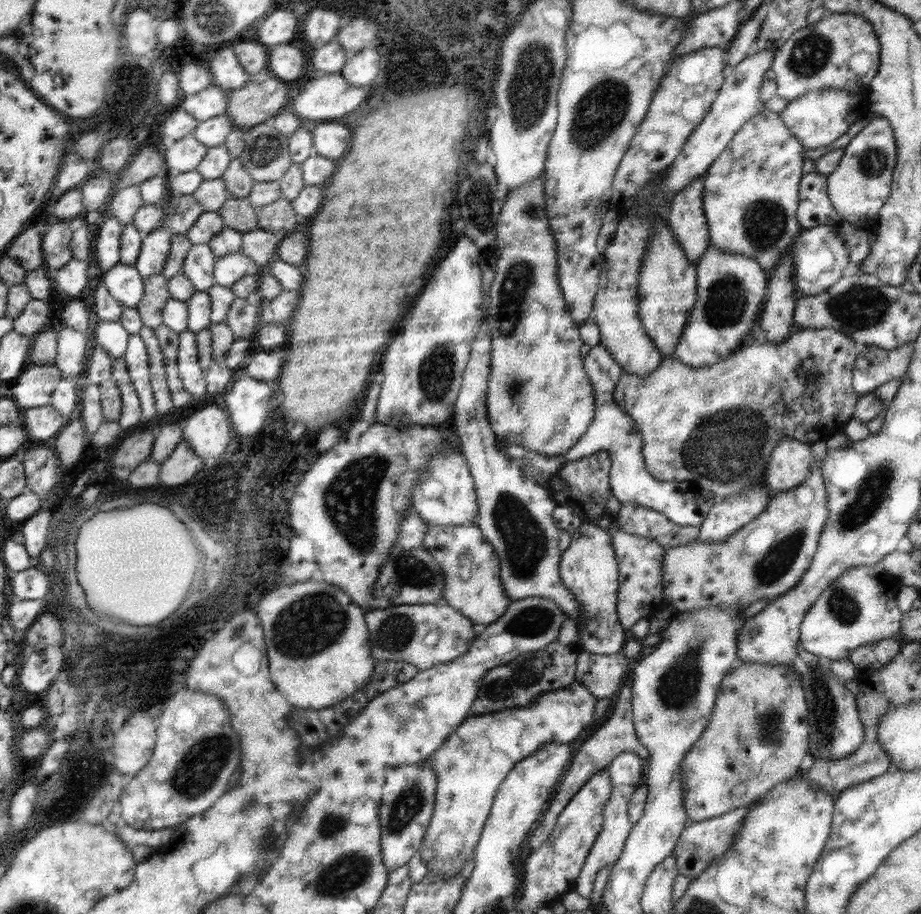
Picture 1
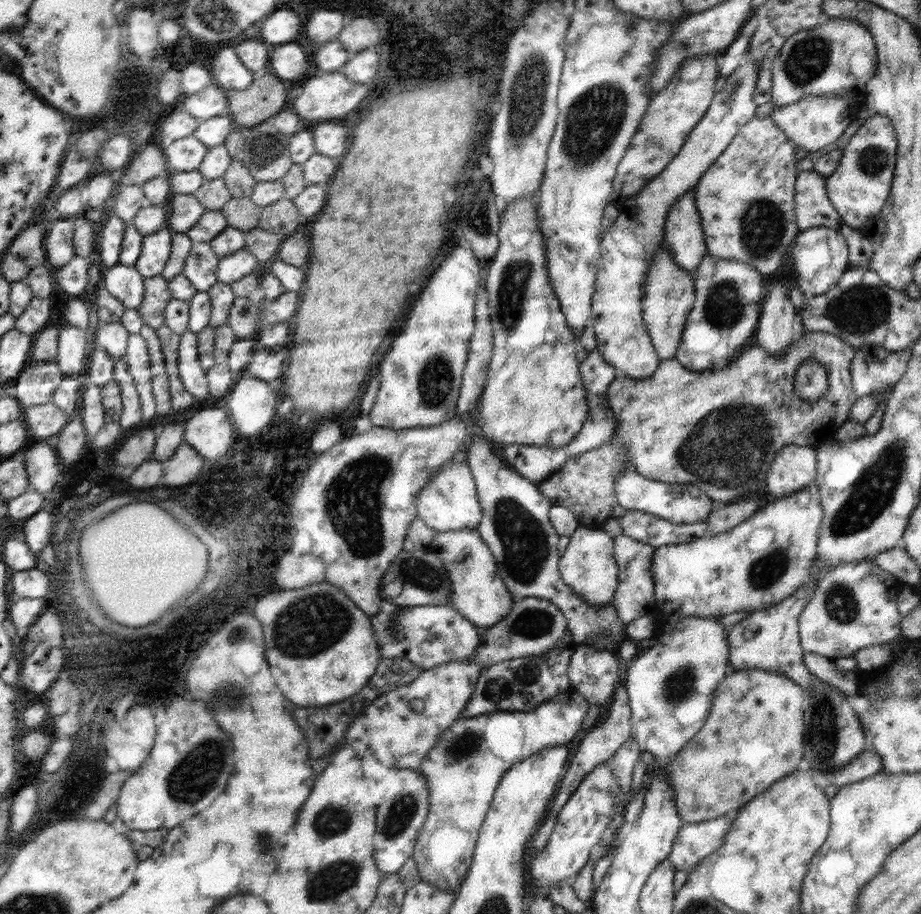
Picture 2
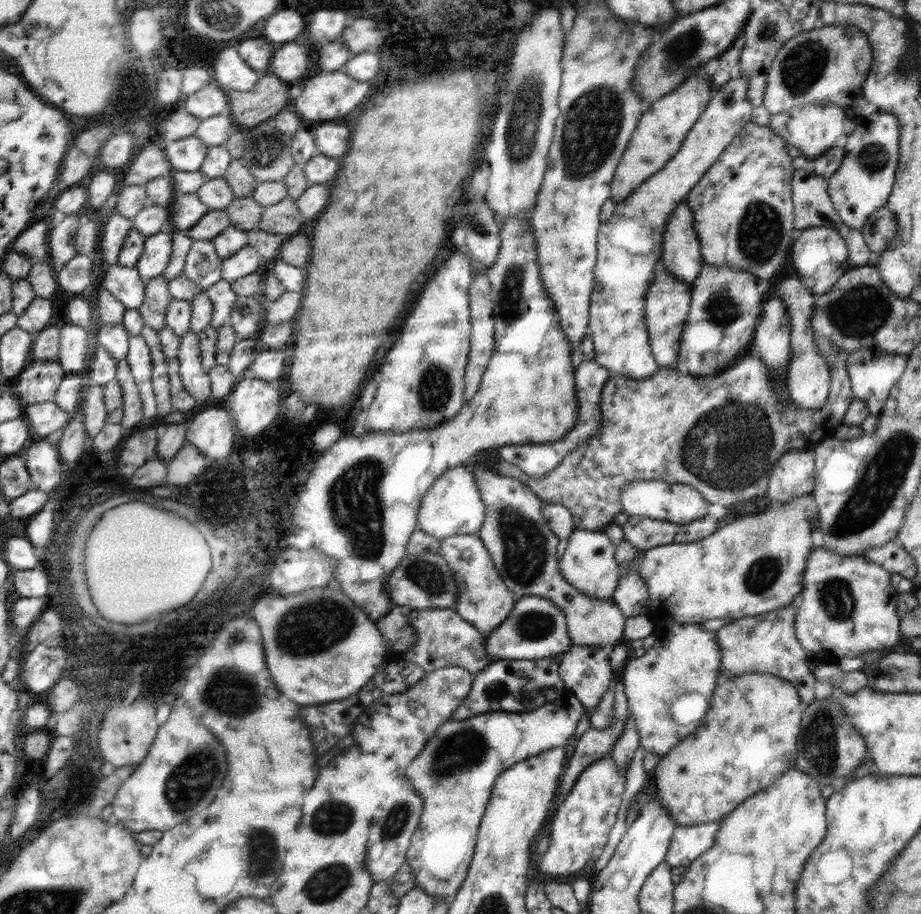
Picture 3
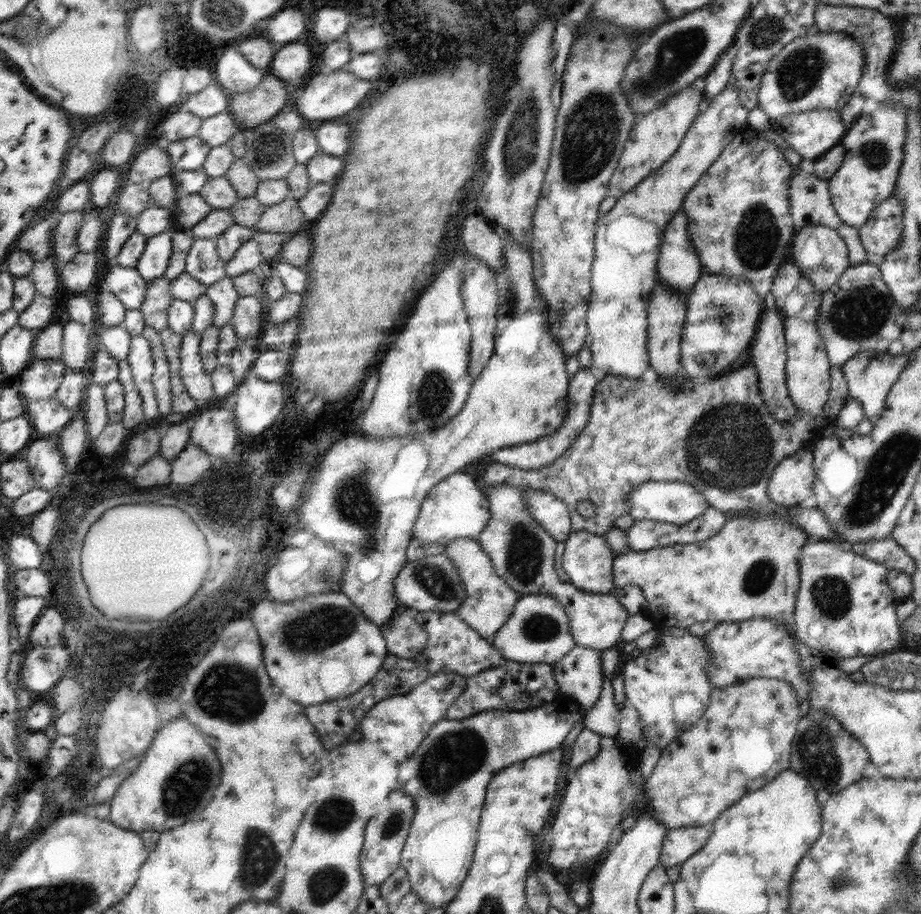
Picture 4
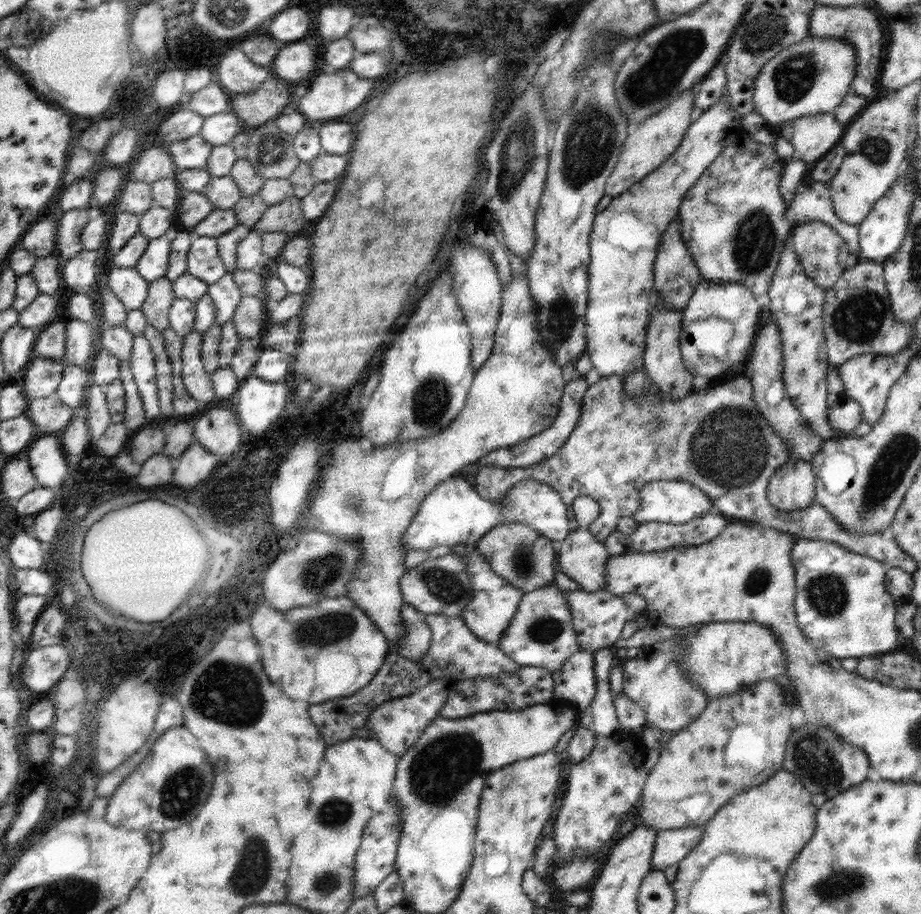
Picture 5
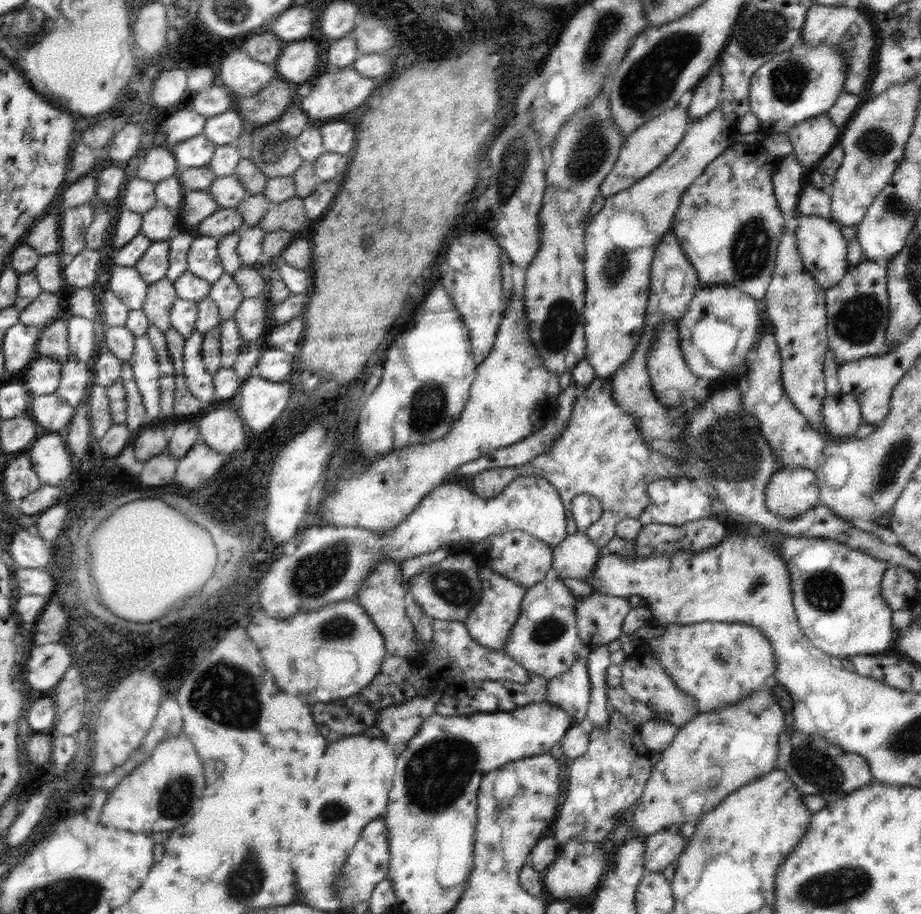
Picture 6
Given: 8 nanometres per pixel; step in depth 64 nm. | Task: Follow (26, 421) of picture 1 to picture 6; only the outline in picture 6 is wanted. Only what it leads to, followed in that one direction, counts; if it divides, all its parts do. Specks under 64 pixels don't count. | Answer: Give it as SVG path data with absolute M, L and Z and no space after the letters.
M55 392L52 394L36 396L31 398L28 414L39 427L58 432L64 430L70 424L75 415L74 408Z

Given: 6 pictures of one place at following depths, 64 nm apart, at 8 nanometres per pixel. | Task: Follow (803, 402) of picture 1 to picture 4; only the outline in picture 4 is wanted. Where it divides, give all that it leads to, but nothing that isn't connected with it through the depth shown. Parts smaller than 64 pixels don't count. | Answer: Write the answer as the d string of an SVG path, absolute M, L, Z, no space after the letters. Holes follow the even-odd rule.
M748 359L732 371L722 373L711 380L700 384L686 377L682 385L670 385L658 376L628 378L620 375L608 375L598 382L594 388L594 402L590 408L590 420L586 428L578 434L578 438L570 444L566 452L556 458L546 468L536 471L523 471L515 466L502 463L492 463L478 479L480 490L486 494L488 485L506 483L508 485L532 488L538 492L548 492L563 502L572 519L572 531L586 530L596 535L604 535L615 525L618 517L630 512L628 493L646 482L685 482L699 490L708 501L710 507L720 512L752 513L759 515L788 515L796 525L800 525L808 536L816 535L820 540L836 542L828 522L818 506L805 508L800 505L788 510L784 505L778 505L770 500L767 494L767 484L774 467L794 454L798 449L807 448L810 442L820 439L820 428L833 424L838 412L844 408L846 401L851 399L848 394L848 383L842 371L842 365L831 367L831 391L824 407L824 413L812 415L796 410L794 417L786 423L776 419L770 409L762 401L758 371ZM578 502L592 502L594 516L584 517L576 511Z

